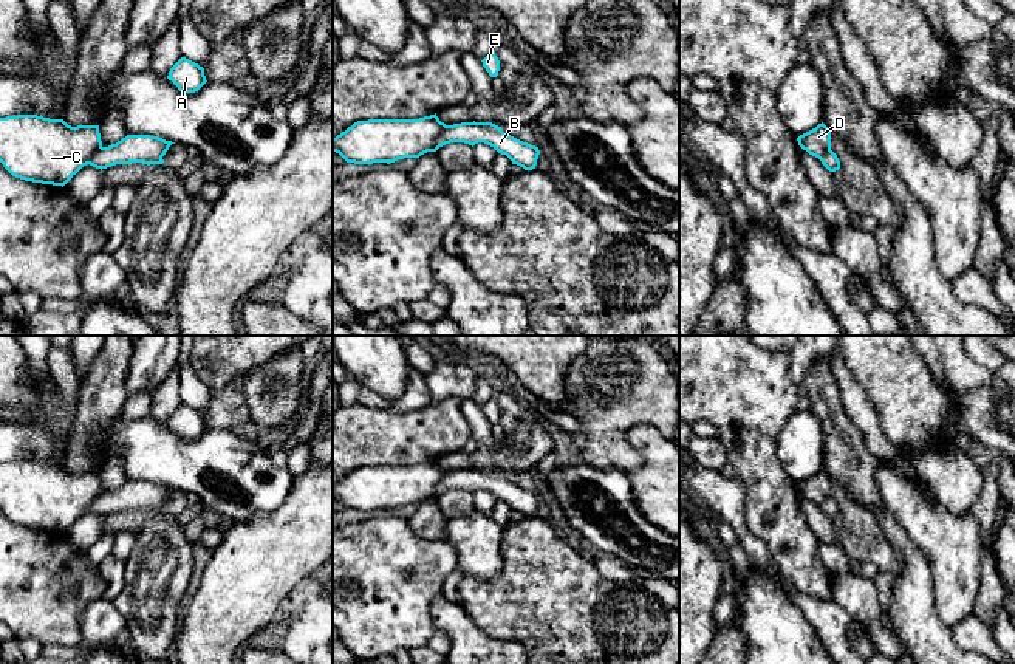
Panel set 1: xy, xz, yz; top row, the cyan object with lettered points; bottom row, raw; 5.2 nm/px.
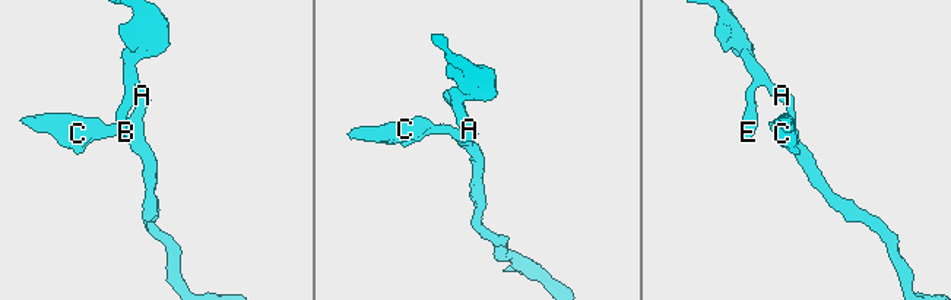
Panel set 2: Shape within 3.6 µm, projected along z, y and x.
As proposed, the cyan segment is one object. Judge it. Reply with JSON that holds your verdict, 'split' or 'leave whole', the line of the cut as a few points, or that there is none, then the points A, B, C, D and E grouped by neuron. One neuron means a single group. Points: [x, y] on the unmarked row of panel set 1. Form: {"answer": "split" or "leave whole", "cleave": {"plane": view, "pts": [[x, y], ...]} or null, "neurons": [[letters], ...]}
{"answer": "split", "cleave": {"plane": "xz", "pts": [[447, 472], [429, 497]]}, "neurons": [["A", "B", "E"], ["C", "D"]]}

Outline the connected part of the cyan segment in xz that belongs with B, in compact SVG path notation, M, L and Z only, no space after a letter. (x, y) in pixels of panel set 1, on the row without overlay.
M473 467L447 472L435 486L430 498L436 498L439 494L450 489L464 489L472 494L478 489L484 489L494 494L498 500L506 501L512 511L517 511L525 517L535 515L540 501L538 494L504 480L501 474L492 469Z

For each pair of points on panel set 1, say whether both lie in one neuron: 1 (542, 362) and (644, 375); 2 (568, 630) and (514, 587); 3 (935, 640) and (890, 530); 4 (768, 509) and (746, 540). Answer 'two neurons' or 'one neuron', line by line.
1: two neurons
2: one neuron
3: one neuron
4: two neurons

